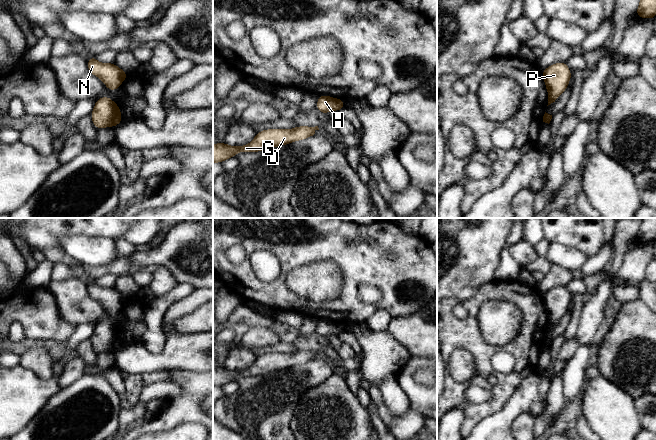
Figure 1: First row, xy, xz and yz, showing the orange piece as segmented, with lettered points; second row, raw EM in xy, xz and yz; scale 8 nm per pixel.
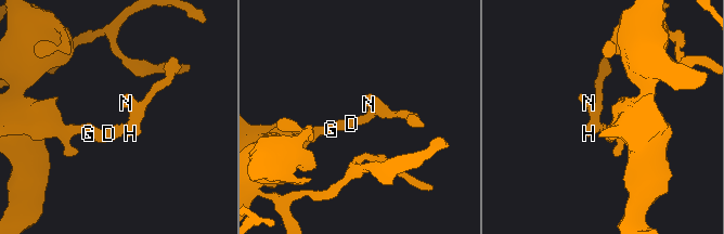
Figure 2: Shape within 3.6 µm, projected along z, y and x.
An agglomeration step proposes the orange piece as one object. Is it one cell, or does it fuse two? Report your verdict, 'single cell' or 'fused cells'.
single cell

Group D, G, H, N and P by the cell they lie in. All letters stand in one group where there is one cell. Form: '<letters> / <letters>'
D G H N P

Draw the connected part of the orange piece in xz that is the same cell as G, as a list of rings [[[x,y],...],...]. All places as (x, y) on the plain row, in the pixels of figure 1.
[[[297,350],[292,353],[265,353],[256,357],[254,363],[241,370],[230,370],[224,366],[213,368],[213,387],[235,381],[240,376],[260,376],[274,371],[309,362],[319,354],[318,350]]]

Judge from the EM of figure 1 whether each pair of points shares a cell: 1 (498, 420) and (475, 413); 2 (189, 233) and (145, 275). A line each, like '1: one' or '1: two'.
1: two
2: two

